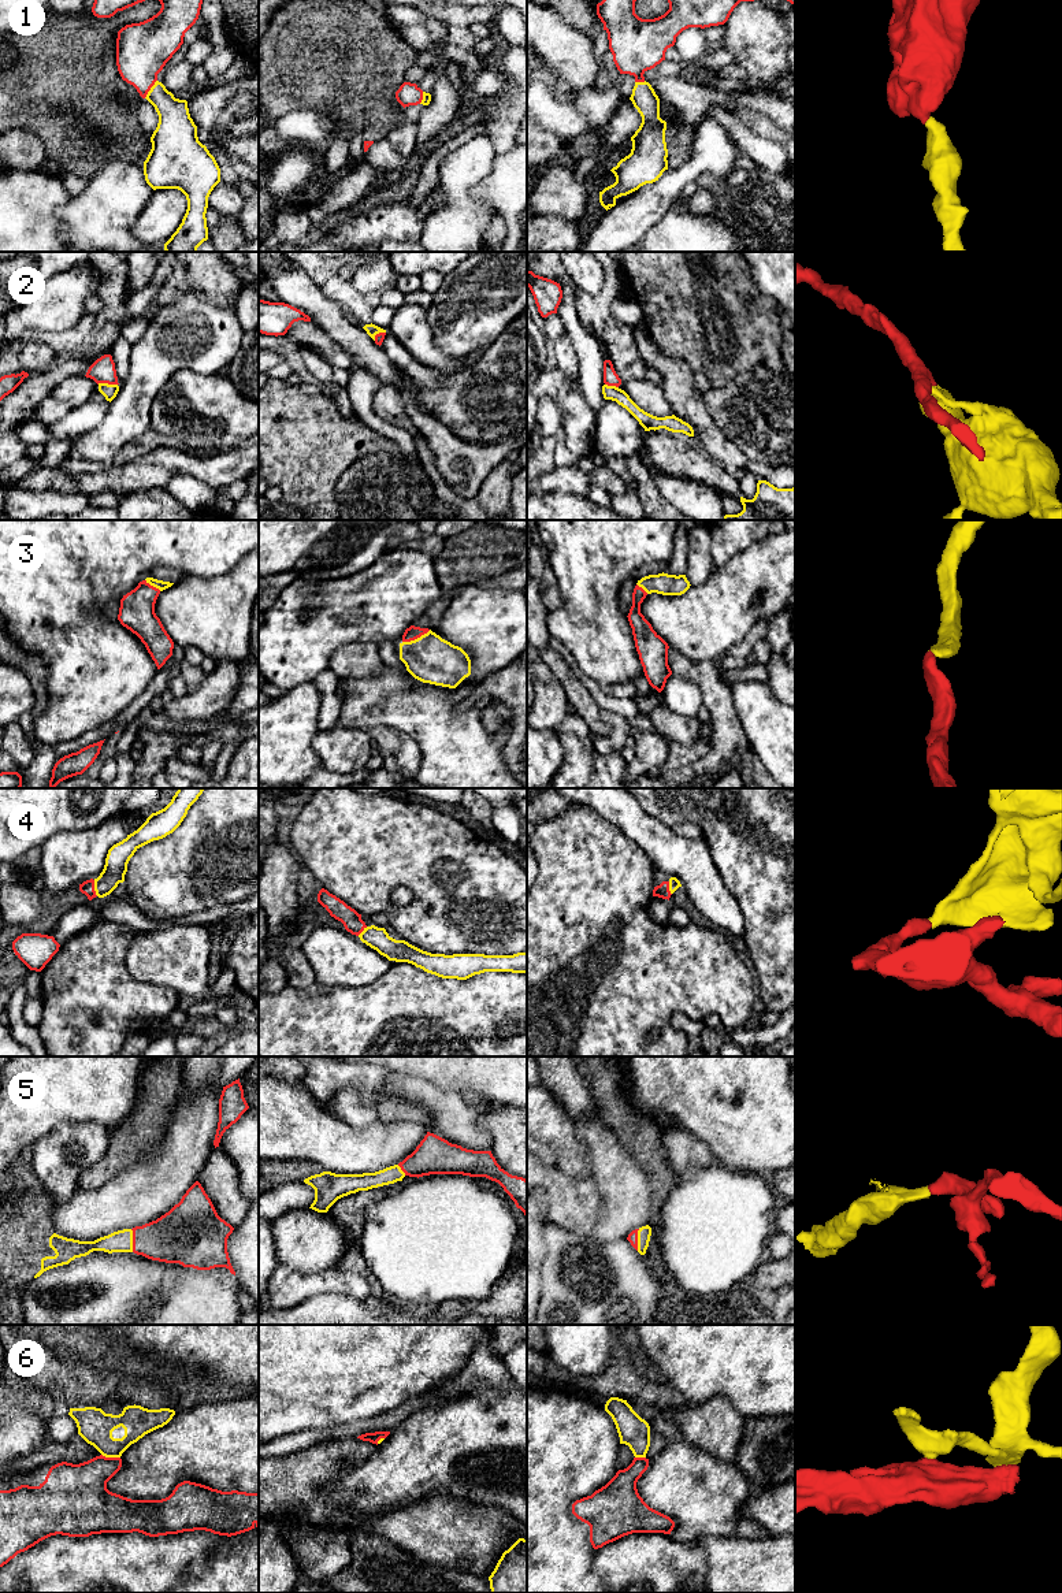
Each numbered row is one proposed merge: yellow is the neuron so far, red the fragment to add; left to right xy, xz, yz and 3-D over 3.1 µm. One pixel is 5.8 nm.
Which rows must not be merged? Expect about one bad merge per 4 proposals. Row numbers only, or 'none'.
2, 6

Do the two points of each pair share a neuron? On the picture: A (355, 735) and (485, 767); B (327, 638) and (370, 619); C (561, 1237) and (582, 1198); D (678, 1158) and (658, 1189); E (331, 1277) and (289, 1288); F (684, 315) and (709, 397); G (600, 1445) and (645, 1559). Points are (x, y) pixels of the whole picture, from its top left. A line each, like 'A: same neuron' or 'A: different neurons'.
A: different neurons
B: same neuron
C: different neurons
D: different neurons
E: same neuron
F: different neurons
G: different neurons

